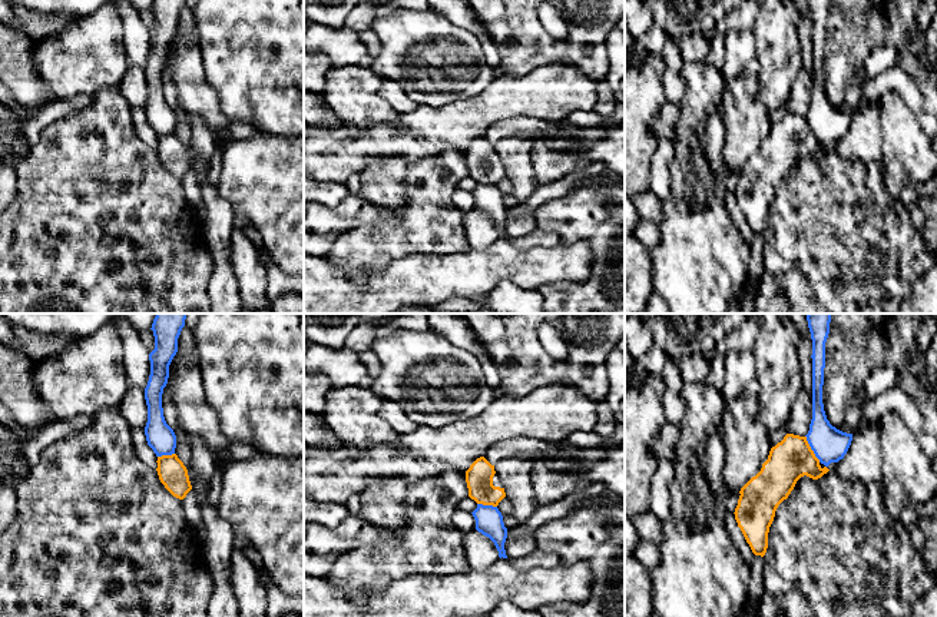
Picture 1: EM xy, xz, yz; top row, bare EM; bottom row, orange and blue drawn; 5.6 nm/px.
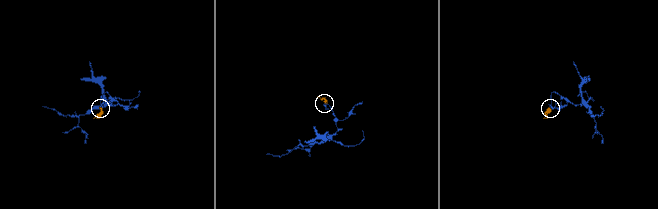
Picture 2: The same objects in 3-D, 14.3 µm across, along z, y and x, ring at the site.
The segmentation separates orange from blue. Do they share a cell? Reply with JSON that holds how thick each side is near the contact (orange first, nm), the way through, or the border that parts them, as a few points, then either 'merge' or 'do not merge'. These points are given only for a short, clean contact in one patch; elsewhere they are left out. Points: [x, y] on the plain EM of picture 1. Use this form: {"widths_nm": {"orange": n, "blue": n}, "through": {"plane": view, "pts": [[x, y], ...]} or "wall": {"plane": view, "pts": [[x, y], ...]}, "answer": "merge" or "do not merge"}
{"widths_nm": {"orange": 240, "blue": 190}, "wall": {"plane": "yz", "pts": [[805, 115], [810, 128], [820, 141]]}, "answer": "do not merge"}

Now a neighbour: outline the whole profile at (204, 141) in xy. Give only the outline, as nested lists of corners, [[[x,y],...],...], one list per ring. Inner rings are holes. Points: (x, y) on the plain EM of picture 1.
[[[193,115],[191,117],[191,145],[209,165],[213,152],[221,146],[216,135],[209,129],[203,117]]]

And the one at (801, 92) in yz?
[[[802,66],[791,87],[791,96],[787,102],[788,113],[805,116],[812,99],[812,74]]]

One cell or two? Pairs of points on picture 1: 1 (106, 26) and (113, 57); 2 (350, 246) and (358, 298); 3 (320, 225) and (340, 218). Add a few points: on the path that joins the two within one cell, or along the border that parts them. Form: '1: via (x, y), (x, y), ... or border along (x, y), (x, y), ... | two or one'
1: via (106, 33), (106, 50) | one
2: border along (327, 261), (351, 278), (366, 278), (387, 266) | two
3: via (324, 225), (335, 221) | one

